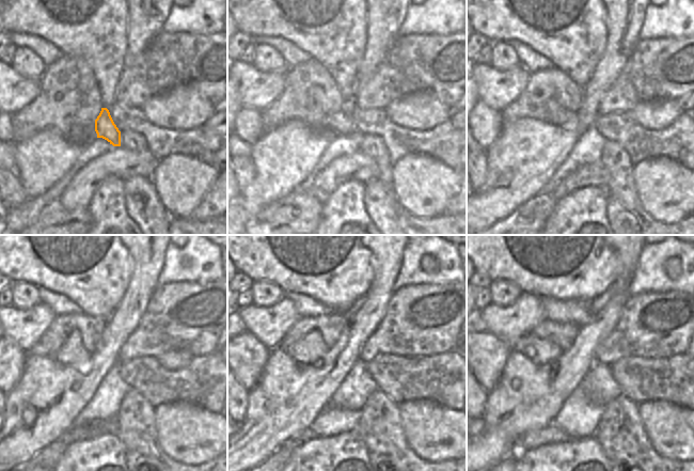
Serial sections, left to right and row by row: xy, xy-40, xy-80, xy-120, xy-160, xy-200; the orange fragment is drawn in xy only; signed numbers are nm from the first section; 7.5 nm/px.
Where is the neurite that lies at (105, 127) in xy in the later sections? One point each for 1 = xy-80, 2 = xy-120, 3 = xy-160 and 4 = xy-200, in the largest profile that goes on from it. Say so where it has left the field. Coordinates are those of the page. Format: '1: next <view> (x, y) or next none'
1: next xy-80 (567, 120)
2: next xy-120 (73, 351)
3: next xy-160 (311, 348)
4: next xy-200 (538, 350)

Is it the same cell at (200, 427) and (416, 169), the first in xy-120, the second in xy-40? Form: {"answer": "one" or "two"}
{"answer": "one"}

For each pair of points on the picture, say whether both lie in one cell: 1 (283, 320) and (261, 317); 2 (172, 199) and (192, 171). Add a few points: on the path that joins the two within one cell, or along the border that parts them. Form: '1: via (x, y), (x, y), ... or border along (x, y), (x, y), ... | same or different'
1: via (278, 320), (266, 320) | same
2: via (178, 192), (180, 190), (180, 183), (186, 177) | same

